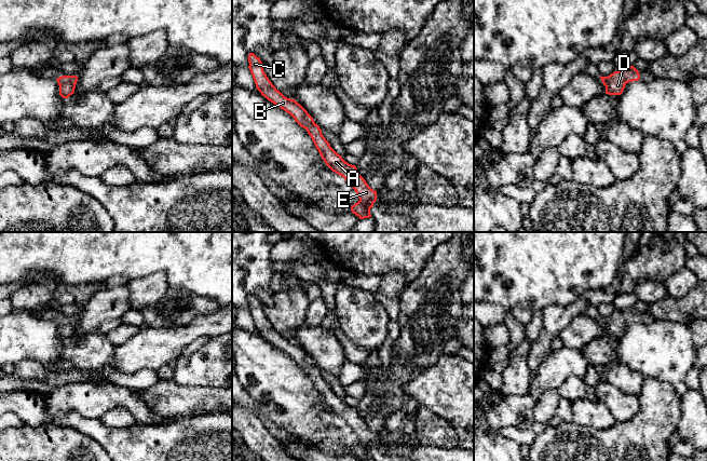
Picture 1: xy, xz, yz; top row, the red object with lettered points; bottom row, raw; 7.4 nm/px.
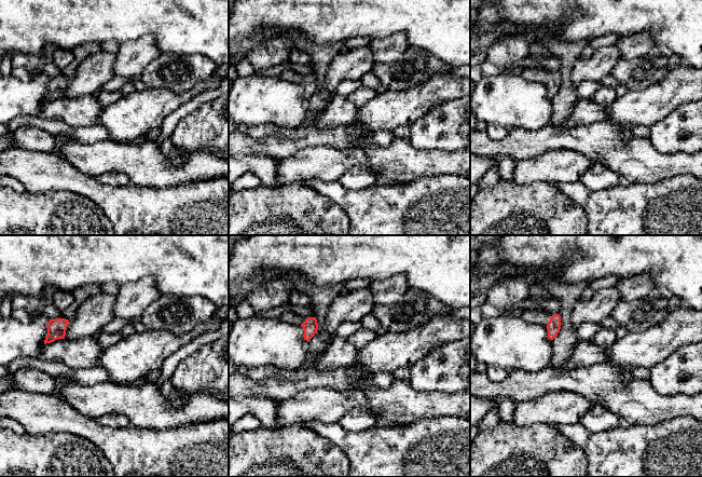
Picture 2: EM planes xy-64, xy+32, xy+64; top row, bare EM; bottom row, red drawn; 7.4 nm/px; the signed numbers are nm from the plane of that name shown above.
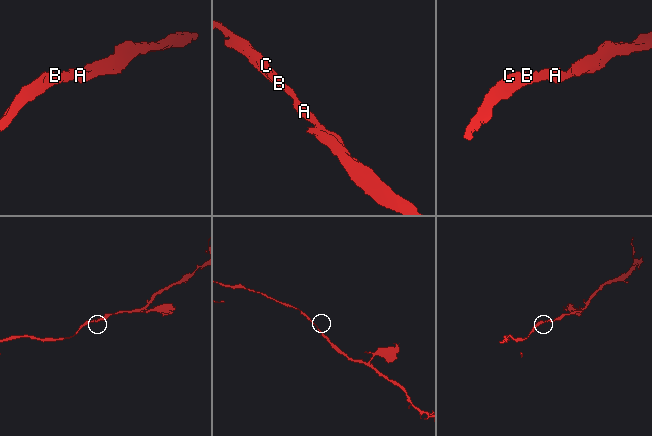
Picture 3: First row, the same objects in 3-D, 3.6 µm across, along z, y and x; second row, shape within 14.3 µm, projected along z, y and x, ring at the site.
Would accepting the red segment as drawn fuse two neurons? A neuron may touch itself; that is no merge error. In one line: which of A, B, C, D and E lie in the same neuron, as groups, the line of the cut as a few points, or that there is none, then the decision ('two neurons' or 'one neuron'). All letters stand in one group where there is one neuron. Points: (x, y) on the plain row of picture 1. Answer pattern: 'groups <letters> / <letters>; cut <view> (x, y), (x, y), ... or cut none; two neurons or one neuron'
groups A B C D E; cut none; one neuron

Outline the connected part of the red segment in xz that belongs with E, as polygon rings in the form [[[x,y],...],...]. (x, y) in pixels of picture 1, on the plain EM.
[[[249,295],[248,304],[248,310],[255,323],[256,329],[261,337],[289,355],[301,369],[307,371],[326,407],[332,413],[342,418],[355,432],[359,443],[351,448],[352,455],[358,458],[359,461],[371,459],[370,450],[377,443],[377,433],[372,432],[368,428],[355,407],[345,404],[342,398],[330,389],[329,384],[323,378],[322,371],[314,364],[308,353],[295,341],[285,339],[276,331],[264,315],[260,300],[254,295]]]

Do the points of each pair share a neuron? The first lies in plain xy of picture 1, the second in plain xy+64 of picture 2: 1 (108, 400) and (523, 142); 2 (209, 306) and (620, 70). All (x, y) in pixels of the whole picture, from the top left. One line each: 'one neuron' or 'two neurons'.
1: two neurons
2: one neuron

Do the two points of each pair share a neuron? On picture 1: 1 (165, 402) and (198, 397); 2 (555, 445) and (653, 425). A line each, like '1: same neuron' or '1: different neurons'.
1: same neuron
2: same neuron

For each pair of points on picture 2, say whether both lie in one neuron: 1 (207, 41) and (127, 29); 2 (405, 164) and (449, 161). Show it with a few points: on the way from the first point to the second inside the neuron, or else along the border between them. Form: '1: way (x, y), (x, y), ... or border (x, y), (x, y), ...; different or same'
1: way (188, 27), (147, 27); same
2: way (416, 163), (438, 162); same

